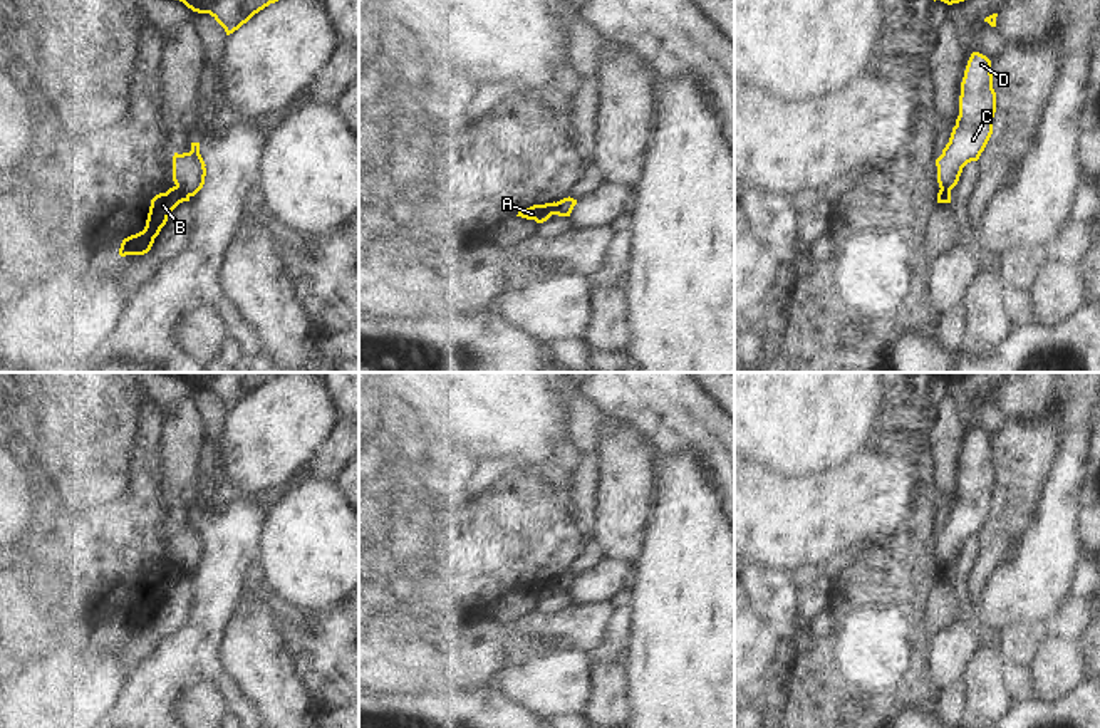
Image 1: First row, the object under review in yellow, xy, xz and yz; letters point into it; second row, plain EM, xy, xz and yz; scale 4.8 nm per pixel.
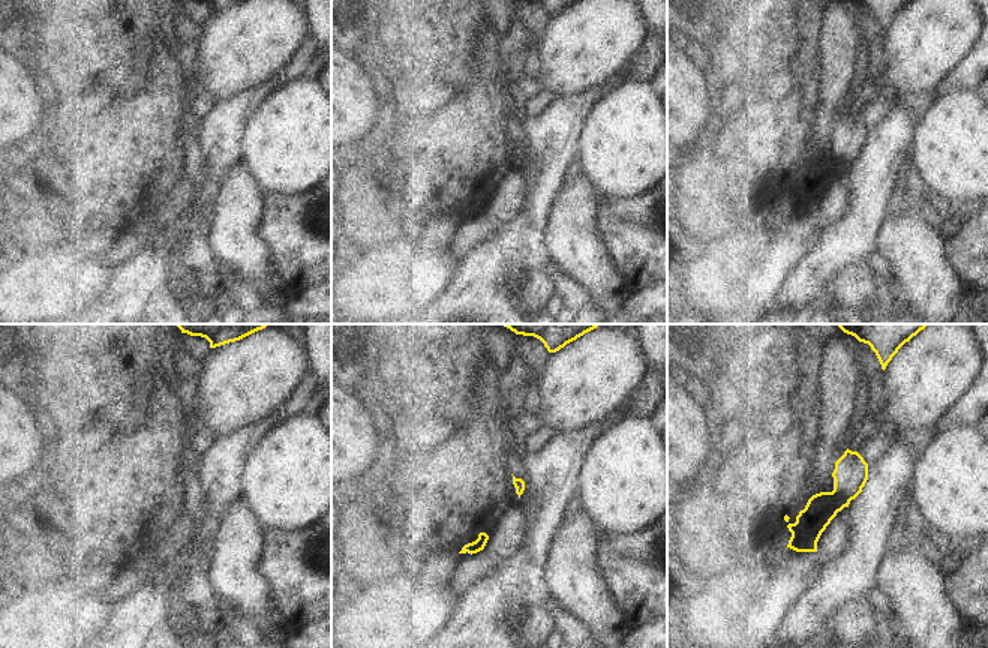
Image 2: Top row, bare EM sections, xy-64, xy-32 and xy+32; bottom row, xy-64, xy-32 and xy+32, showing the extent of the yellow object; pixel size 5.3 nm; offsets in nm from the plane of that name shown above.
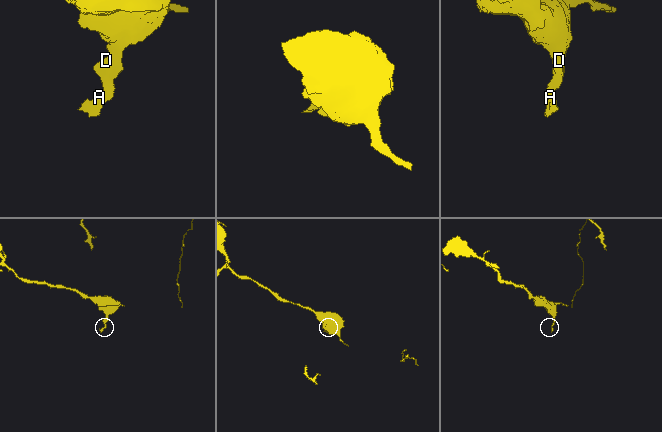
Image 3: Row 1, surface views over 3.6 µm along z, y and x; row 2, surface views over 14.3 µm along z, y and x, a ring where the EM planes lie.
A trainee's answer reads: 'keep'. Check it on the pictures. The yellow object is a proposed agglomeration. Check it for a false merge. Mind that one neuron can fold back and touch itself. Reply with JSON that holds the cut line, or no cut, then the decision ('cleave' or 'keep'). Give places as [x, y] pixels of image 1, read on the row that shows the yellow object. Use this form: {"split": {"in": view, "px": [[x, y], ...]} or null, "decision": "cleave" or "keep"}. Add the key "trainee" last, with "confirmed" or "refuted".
{"split": {"in": "xy", "px": [[176, 185], [188, 197]]}, "decision": "cleave", "trainee": "refuted"}

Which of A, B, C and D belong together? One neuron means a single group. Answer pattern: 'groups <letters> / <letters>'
groups A B / C D

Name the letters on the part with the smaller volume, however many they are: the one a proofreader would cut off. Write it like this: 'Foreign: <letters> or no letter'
Foreign: A, B

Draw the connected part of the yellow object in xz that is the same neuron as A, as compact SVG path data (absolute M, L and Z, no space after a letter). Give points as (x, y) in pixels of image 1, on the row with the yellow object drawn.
M545 203L545 205L533 205L530 208L525 208L518 211L516 216L535 220L537 223L547 221L552 215L555 215L557 203Z

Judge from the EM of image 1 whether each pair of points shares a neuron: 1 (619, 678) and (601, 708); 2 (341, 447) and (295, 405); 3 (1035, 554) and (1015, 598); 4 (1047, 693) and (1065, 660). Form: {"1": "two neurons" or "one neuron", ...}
{"1": "one neuron", "2": "two neurons", "3": "one neuron", "4": "one neuron"}

